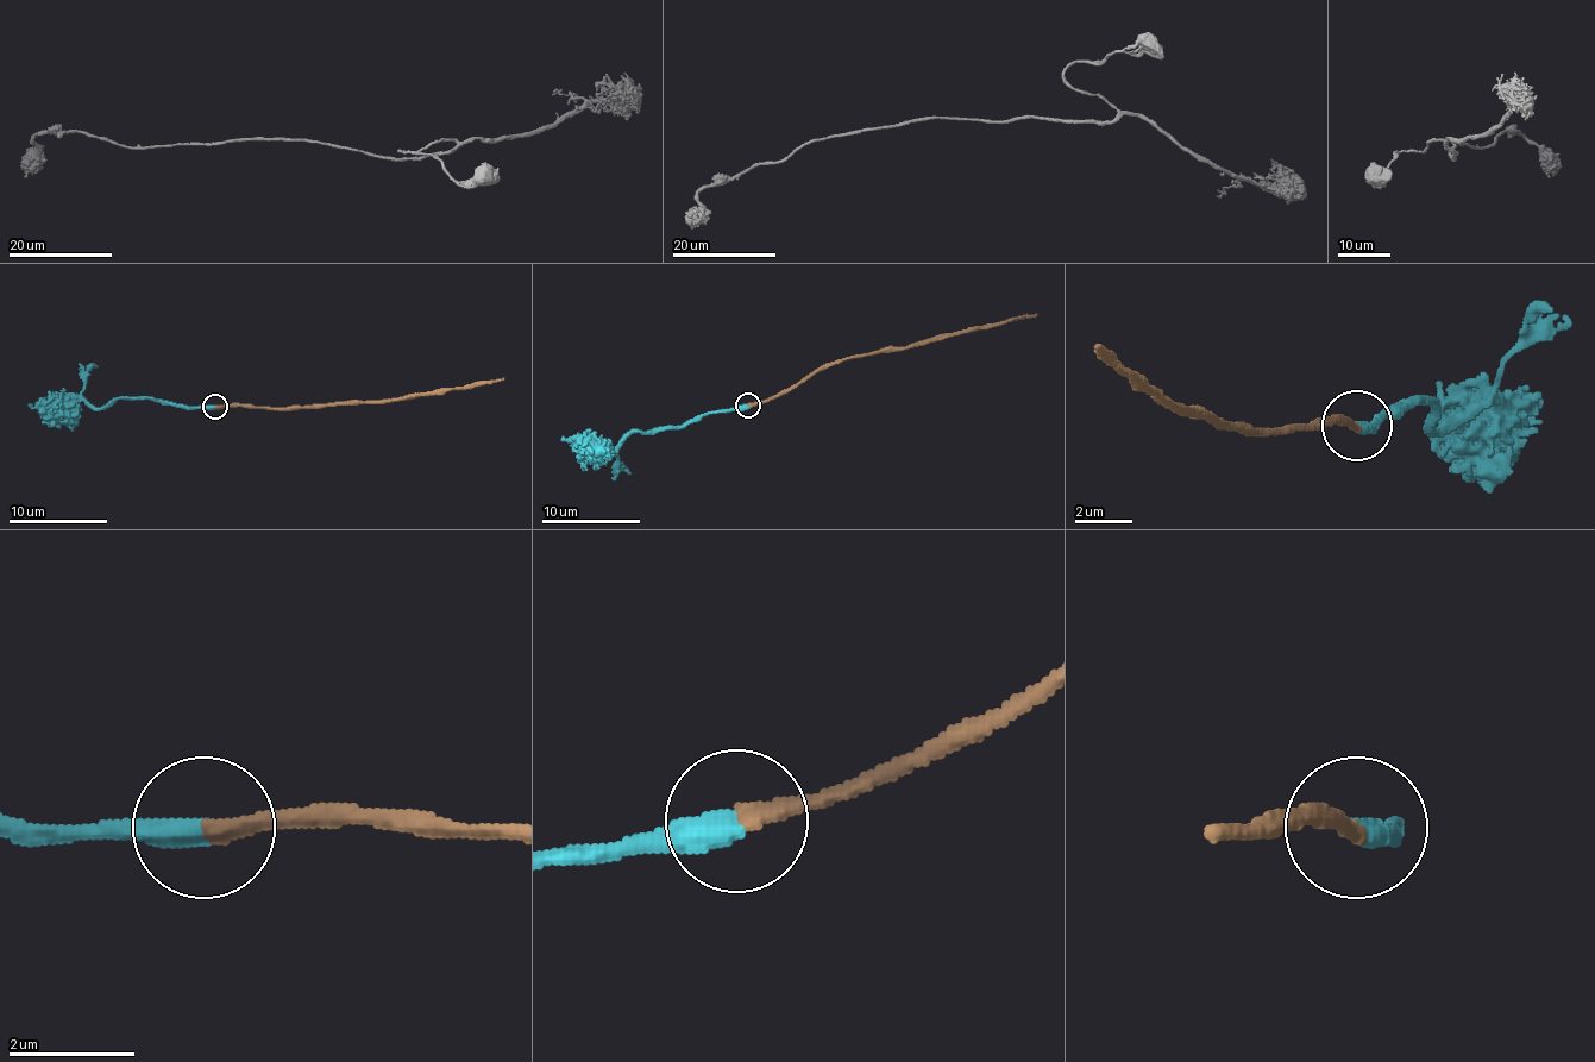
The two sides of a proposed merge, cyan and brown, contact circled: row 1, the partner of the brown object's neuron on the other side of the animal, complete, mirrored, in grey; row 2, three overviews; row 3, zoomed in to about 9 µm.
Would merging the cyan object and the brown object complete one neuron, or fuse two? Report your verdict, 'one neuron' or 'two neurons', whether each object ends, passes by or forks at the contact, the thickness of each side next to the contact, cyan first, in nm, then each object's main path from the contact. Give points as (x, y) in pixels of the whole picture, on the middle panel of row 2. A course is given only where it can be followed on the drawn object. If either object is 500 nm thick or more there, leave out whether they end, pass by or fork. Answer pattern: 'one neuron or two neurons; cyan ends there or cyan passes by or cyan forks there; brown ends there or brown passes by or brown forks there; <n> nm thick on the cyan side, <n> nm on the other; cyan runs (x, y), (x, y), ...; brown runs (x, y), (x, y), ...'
one neuron; cyan ends there; brown ends there; 460 nm thick on the cyan side, 280 nm on the other; cyan runs (747, 406), (708, 410), (680, 426), (628, 433), (616, 446), (571, 444), (561, 435); brown runs (747, 406), (787, 394), (845, 359), (918, 346), (1037, 314)

